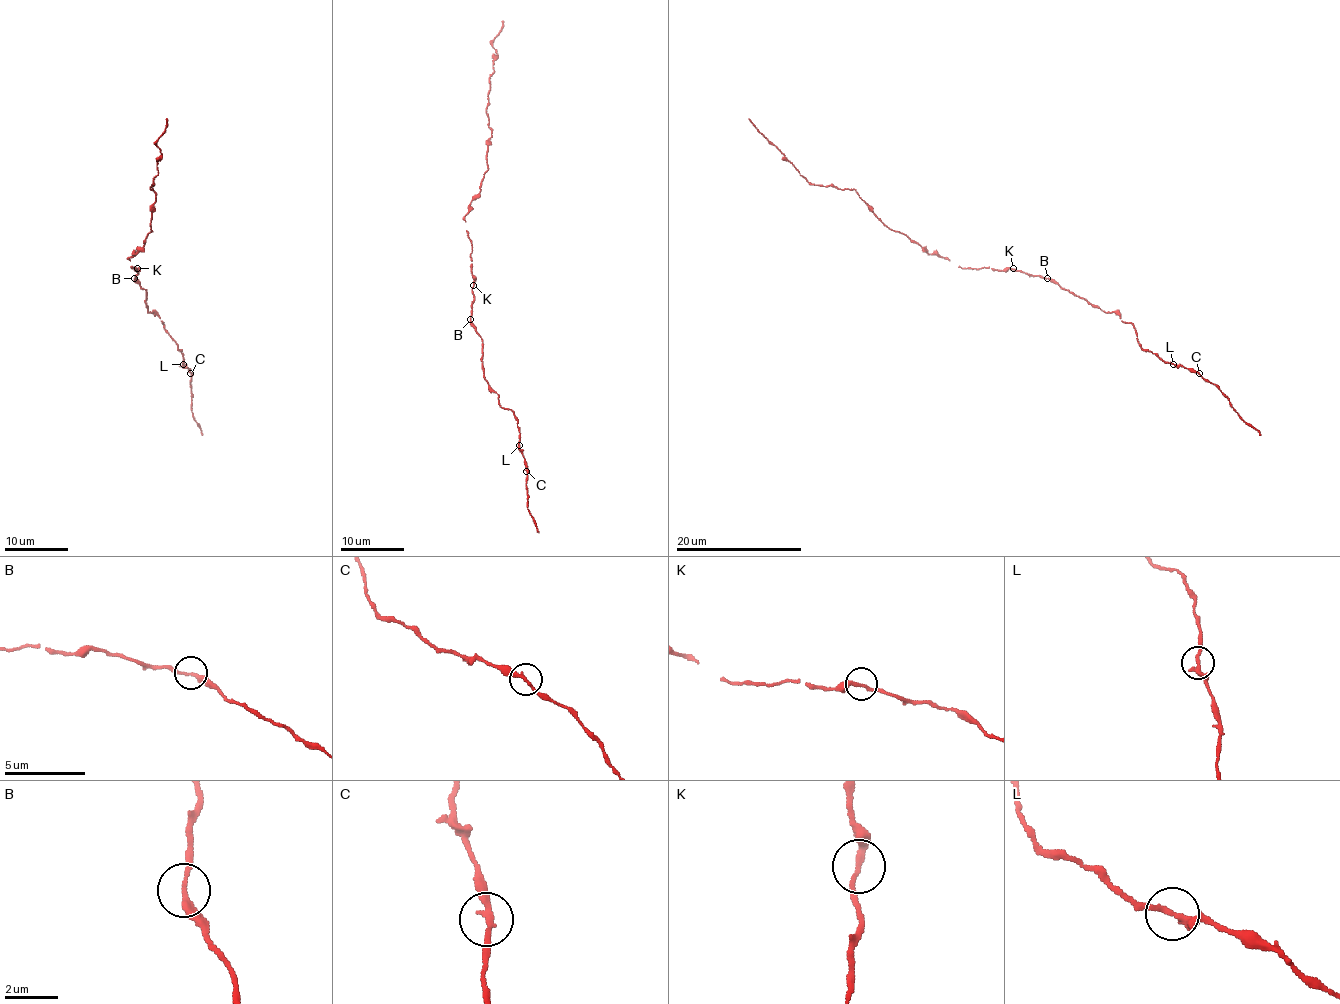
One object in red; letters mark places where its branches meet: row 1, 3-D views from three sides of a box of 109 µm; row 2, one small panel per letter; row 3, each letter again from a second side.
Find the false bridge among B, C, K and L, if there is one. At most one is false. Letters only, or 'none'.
none

